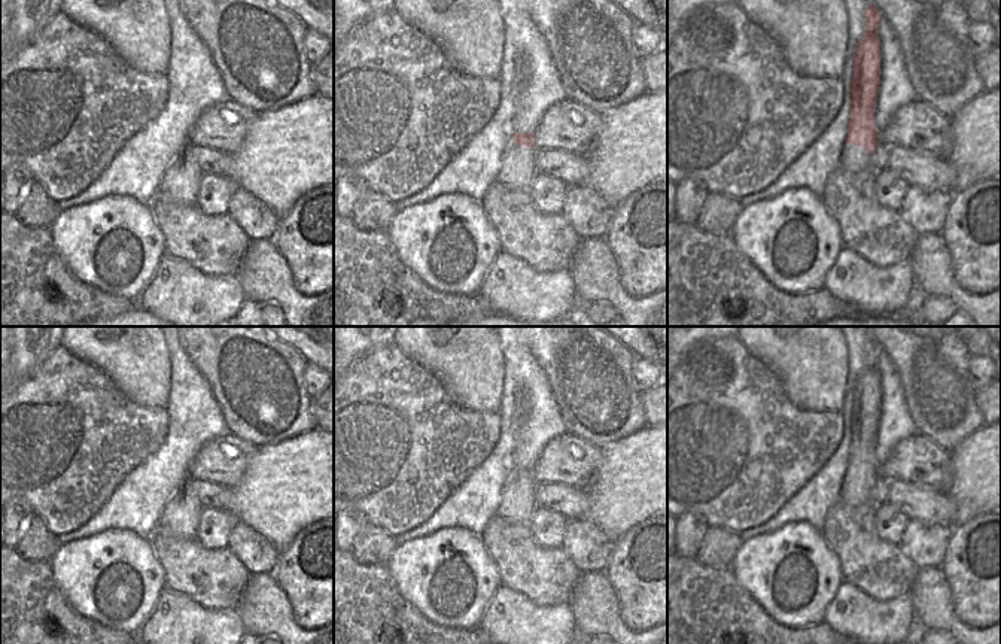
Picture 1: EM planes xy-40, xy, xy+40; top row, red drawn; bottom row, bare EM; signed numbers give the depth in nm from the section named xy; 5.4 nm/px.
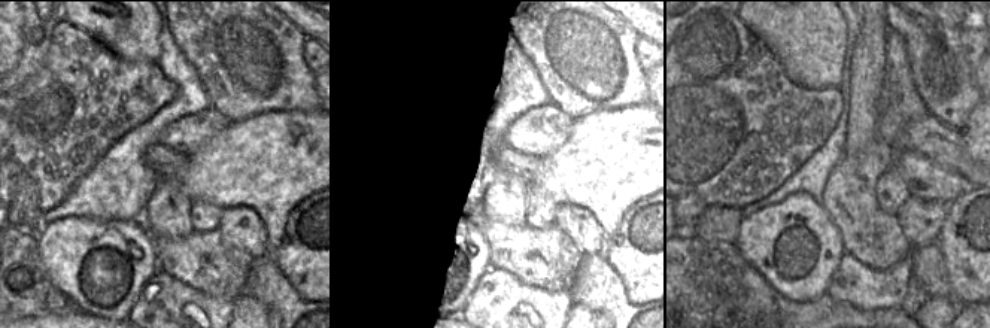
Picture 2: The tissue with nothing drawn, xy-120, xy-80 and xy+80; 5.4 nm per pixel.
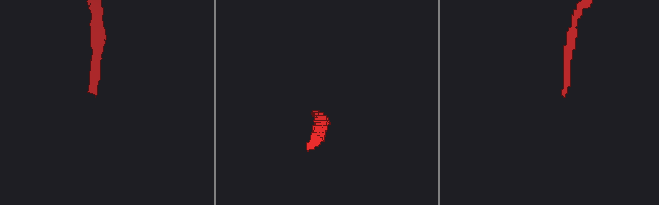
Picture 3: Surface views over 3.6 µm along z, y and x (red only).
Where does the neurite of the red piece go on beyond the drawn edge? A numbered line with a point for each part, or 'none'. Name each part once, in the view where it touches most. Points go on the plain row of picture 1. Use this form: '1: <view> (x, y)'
1: xy+40 (854, 492)

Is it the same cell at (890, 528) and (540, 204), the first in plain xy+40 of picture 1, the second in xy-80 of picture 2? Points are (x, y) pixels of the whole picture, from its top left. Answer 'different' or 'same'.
same

